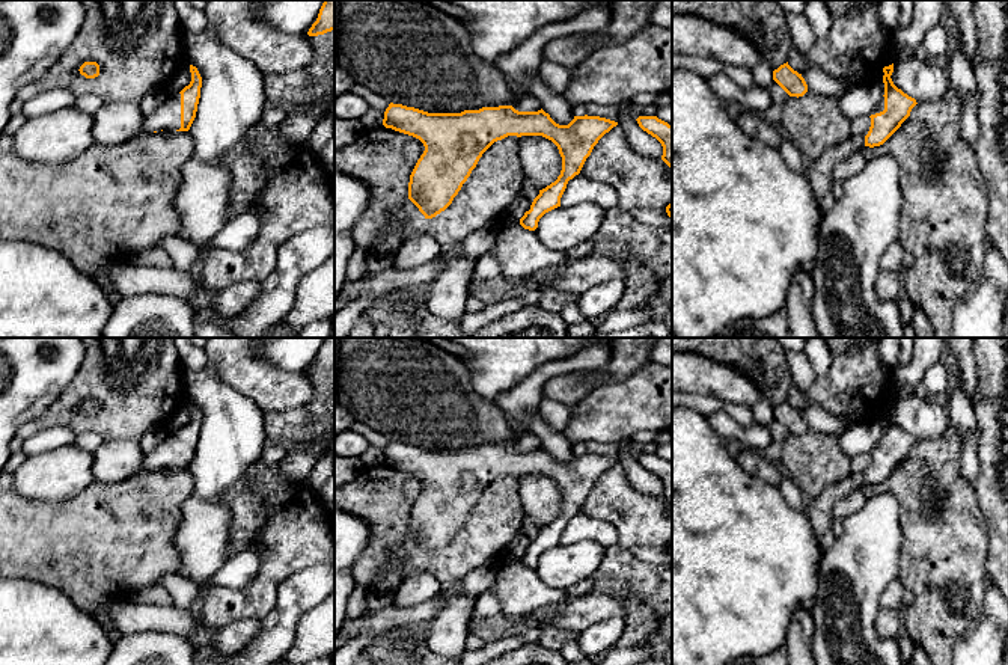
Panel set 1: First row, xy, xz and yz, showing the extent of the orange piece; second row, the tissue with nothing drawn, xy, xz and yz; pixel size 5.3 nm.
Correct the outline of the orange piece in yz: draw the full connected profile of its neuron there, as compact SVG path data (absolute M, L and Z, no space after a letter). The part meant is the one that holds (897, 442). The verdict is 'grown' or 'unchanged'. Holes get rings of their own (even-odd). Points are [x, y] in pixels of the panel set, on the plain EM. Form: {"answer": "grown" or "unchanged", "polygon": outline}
{"answer": "grown", "polygon": "M893 401L884 404L877 415L877 421L884 421L884 433L869 454L871 464L865 473L865 484L874 486L883 483L910 454L912 446L918 442L915 436L893 422L890 416L892 410Z"}

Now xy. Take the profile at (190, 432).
{"answer": "grown", "polygon": "M190 403L191 419L181 430L173 430L143 457L145 469L176 467L188 469L197 449L202 415L196 404Z"}

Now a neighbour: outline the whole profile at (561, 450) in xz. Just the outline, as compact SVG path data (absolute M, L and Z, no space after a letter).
M532 413L529 416L529 431L539 437L541 446L559 463L568 463L574 457L573 443L564 434L553 431L541 418Z

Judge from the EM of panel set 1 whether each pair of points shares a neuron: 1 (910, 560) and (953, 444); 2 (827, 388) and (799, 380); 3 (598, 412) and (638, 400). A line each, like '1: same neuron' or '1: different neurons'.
1: same neuron
2: different neurons
3: same neuron

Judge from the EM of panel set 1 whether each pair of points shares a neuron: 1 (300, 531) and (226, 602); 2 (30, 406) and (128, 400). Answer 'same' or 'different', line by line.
1: same
2: different

